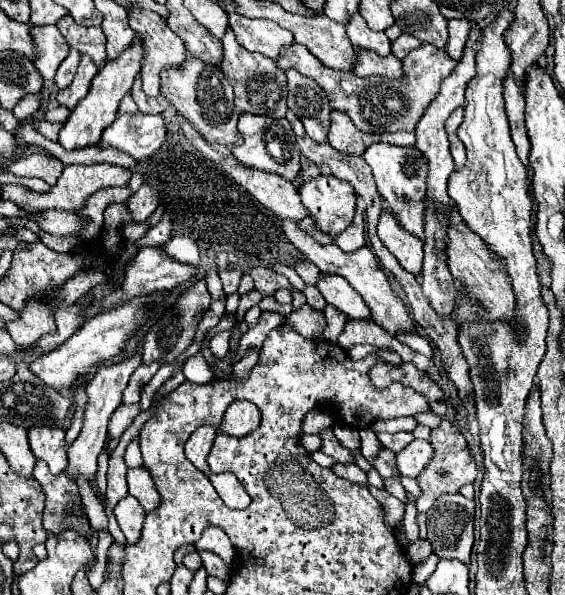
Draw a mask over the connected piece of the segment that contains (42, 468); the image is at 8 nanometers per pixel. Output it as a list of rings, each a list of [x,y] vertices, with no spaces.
[[[37,461],[33,477],[39,481],[39,485],[43,487],[43,493],[45,493],[43,529],[47,533],[58,534],[67,525],[75,523],[75,519],[71,519],[71,515],[67,515],[69,509],[77,509],[81,503],[75,481],[71,481],[65,473],[51,475],[43,461]]]

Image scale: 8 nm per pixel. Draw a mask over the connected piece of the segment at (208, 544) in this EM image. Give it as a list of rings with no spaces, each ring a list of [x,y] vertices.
[[[207,527],[203,531],[203,535],[201,535],[201,539],[195,543],[195,549],[197,551],[201,551],[201,549],[213,551],[213,553],[217,553],[229,565],[235,563],[235,557],[237,557],[237,551],[231,545],[231,539],[219,527]]]

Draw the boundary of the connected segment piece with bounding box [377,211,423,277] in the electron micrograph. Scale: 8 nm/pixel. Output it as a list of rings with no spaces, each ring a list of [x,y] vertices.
[[[385,211],[377,225],[379,239],[383,245],[397,257],[399,265],[419,277],[421,265],[423,265],[423,241],[407,231],[401,229],[395,217],[391,217],[389,211]]]

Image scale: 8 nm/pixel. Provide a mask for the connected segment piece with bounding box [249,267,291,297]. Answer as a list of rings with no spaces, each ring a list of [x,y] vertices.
[[[255,267],[249,271],[249,275],[255,279],[255,287],[263,297],[273,295],[279,289],[289,289],[291,283],[281,277],[279,273],[275,273],[273,269],[263,269],[263,267]]]

